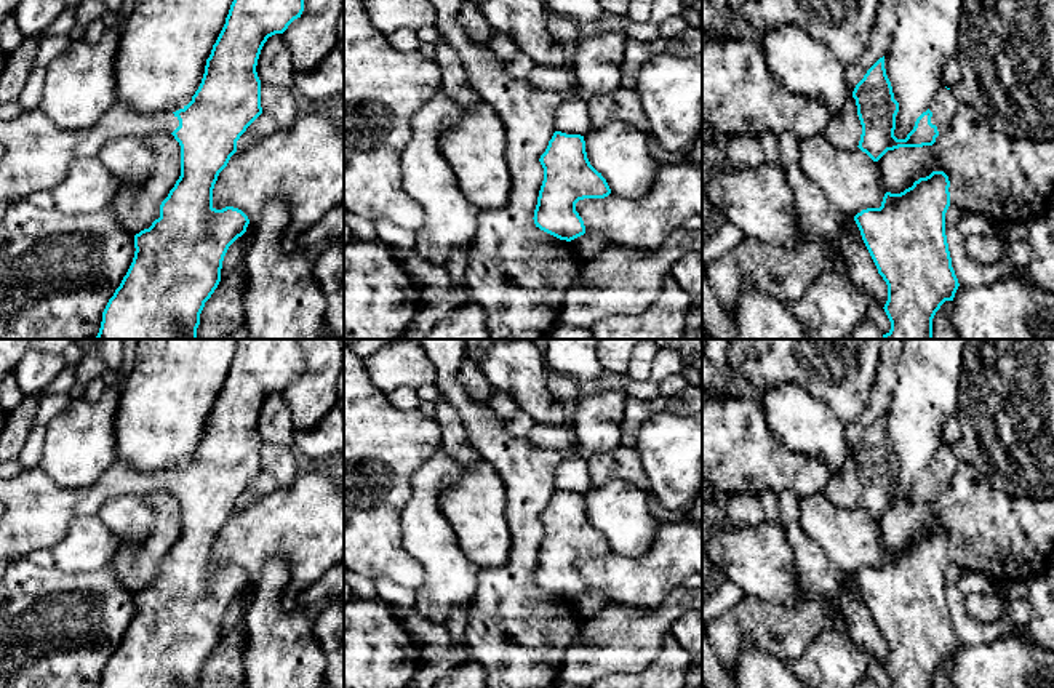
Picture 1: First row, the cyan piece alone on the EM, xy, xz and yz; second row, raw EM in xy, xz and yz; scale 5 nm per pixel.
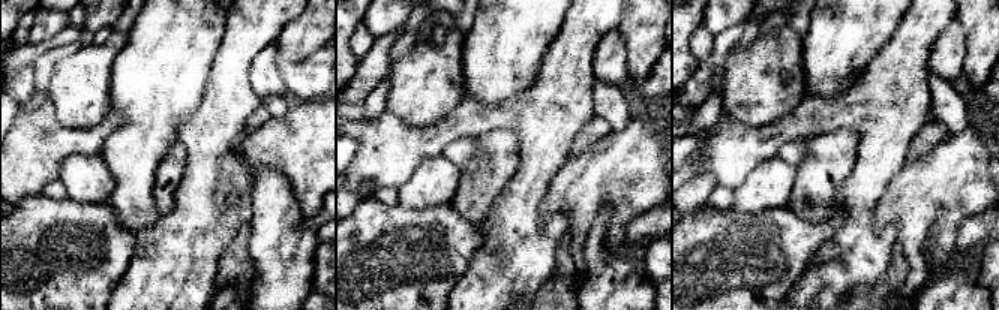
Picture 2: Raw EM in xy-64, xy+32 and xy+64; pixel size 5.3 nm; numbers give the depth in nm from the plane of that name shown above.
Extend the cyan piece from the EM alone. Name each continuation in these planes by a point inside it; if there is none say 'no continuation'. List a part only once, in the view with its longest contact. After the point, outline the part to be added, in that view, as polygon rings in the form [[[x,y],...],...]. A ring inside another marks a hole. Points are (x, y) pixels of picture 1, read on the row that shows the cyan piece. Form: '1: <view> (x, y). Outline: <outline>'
1: yz (944, 104). Outline: [[[942,85],[929,106],[929,110],[932,112],[931,123],[937,126],[939,134],[948,130],[958,106],[960,102],[955,98],[953,90],[947,90]]]

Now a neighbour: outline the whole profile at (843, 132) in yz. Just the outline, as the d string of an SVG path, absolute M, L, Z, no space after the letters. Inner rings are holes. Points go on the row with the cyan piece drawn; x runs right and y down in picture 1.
M876 0L876 16L867 50L857 61L844 67L848 82L846 101L840 112L832 115L822 133L835 149L851 150L859 146L862 125L852 91L867 70L888 53L897 26L899 2L900 0Z

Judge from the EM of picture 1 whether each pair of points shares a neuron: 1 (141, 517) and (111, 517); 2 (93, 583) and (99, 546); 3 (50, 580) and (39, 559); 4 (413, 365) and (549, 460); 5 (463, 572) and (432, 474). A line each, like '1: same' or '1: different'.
1: same
2: different
3: different
4: different
5: same

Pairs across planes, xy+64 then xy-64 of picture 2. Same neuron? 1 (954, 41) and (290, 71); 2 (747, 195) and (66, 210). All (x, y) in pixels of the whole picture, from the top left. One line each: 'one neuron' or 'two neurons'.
1: two neurons
2: two neurons

